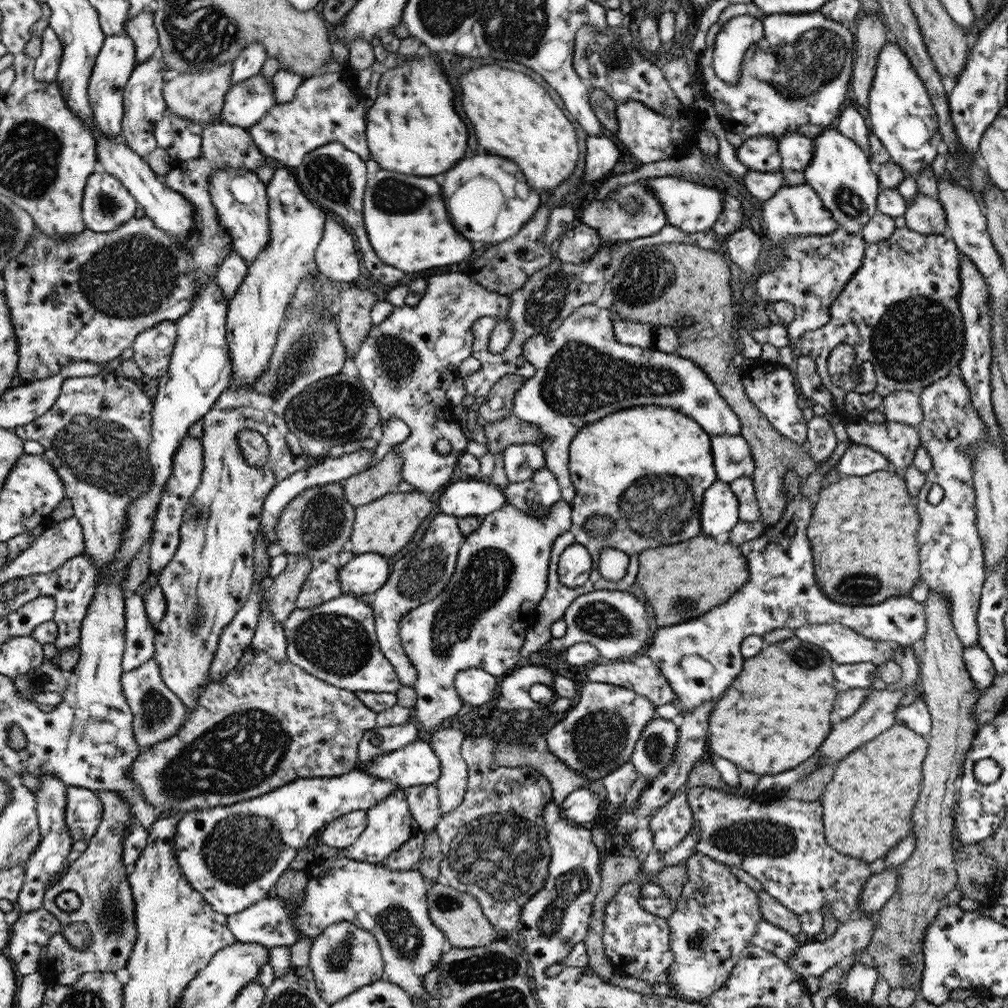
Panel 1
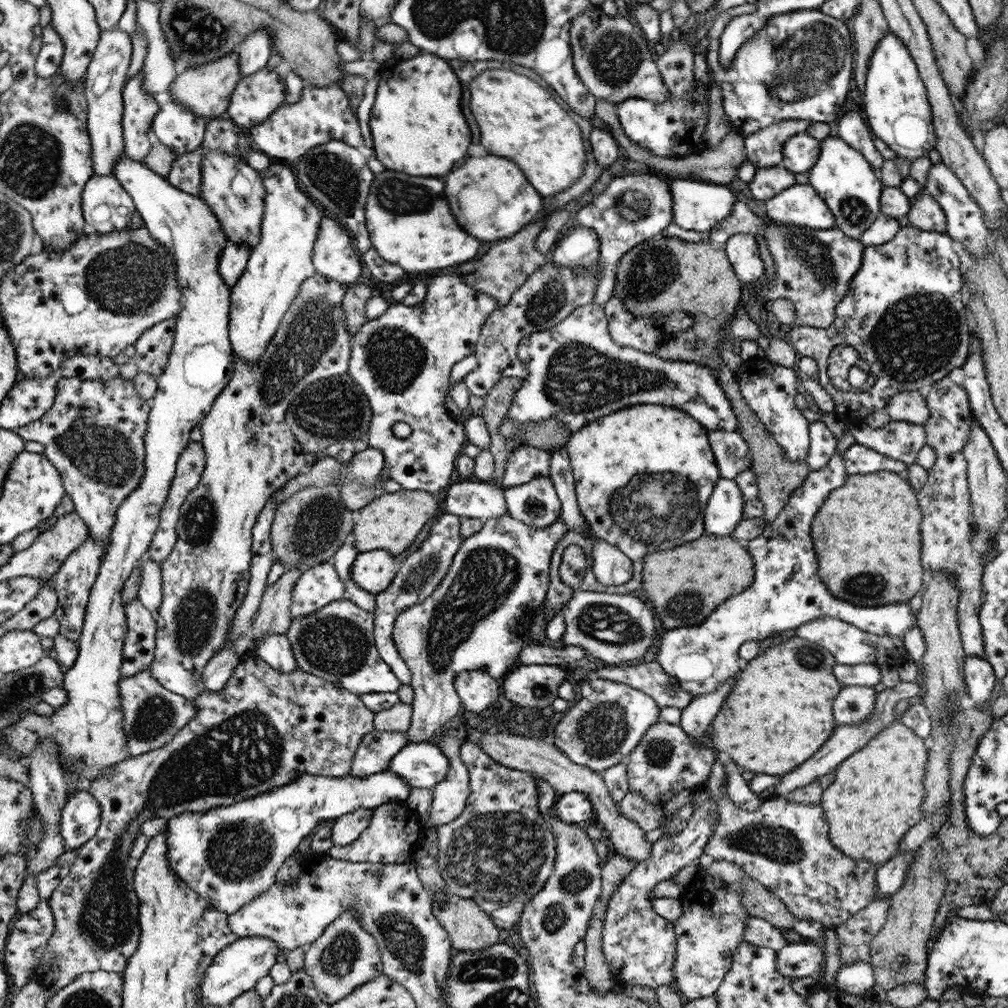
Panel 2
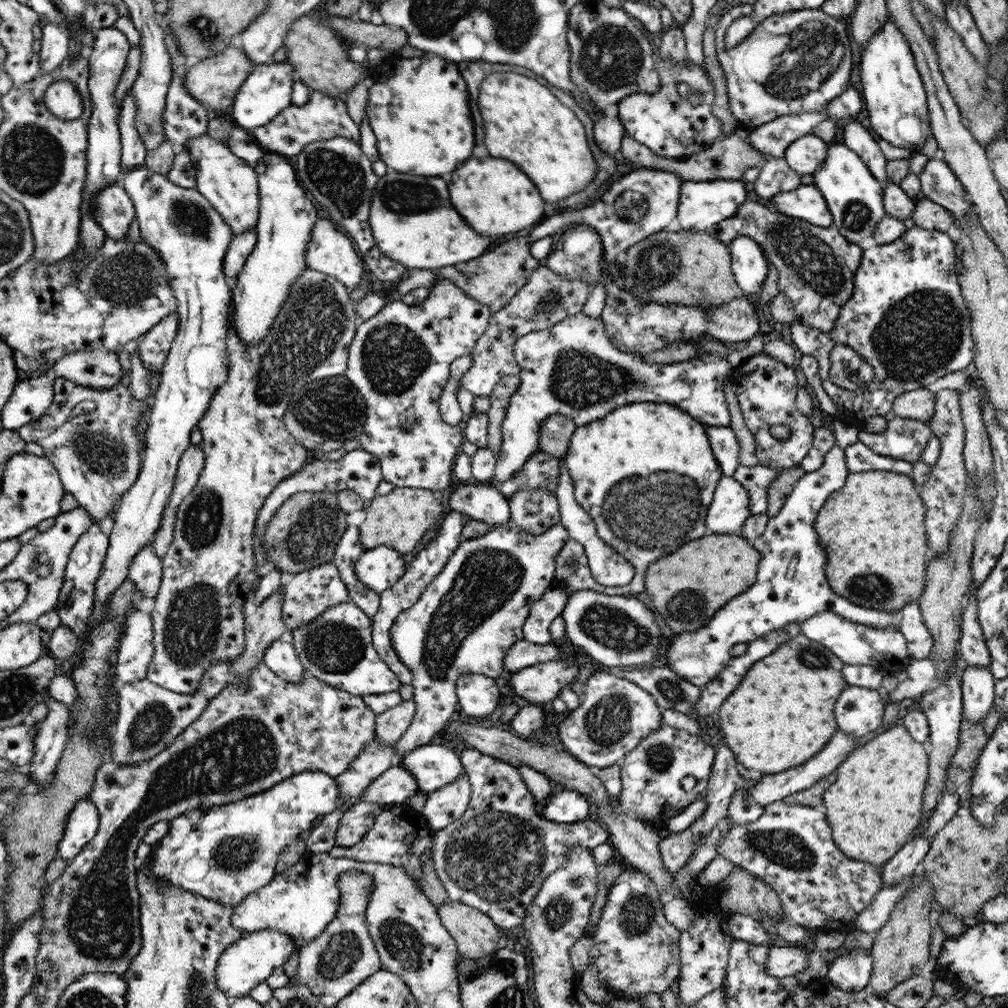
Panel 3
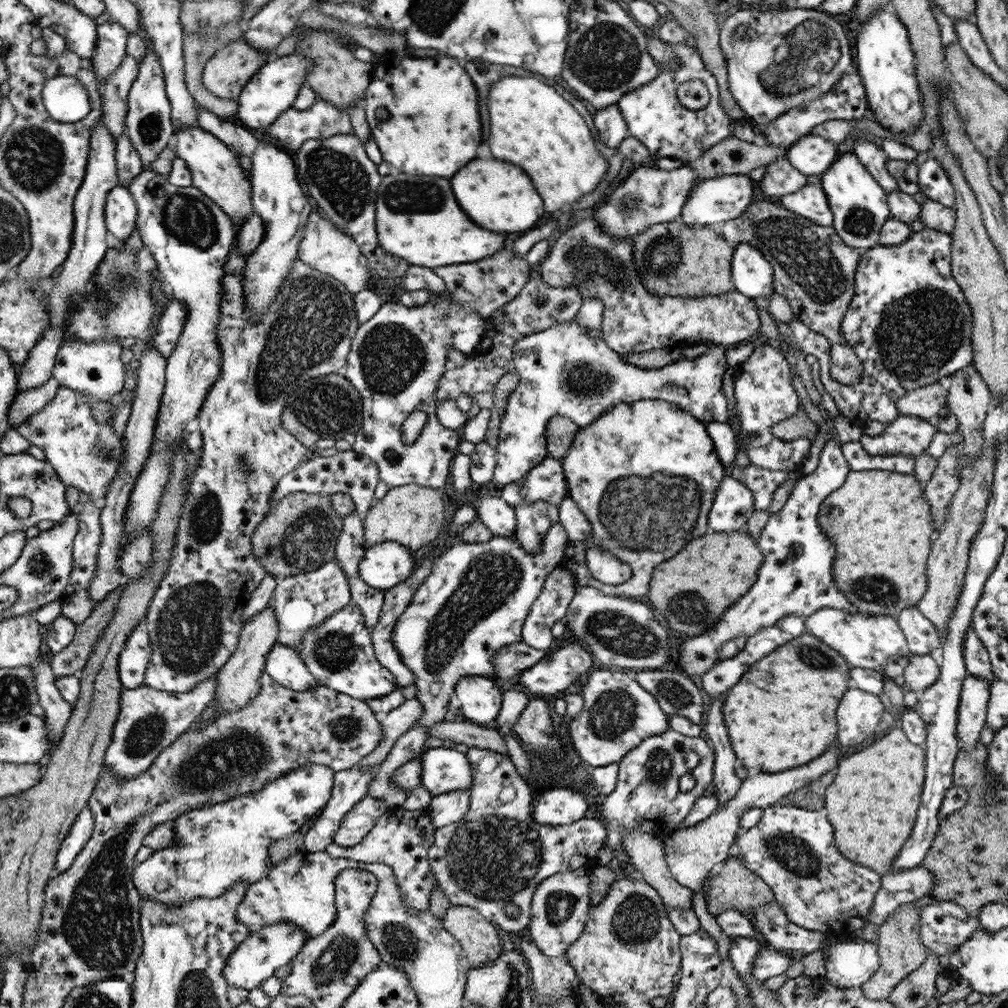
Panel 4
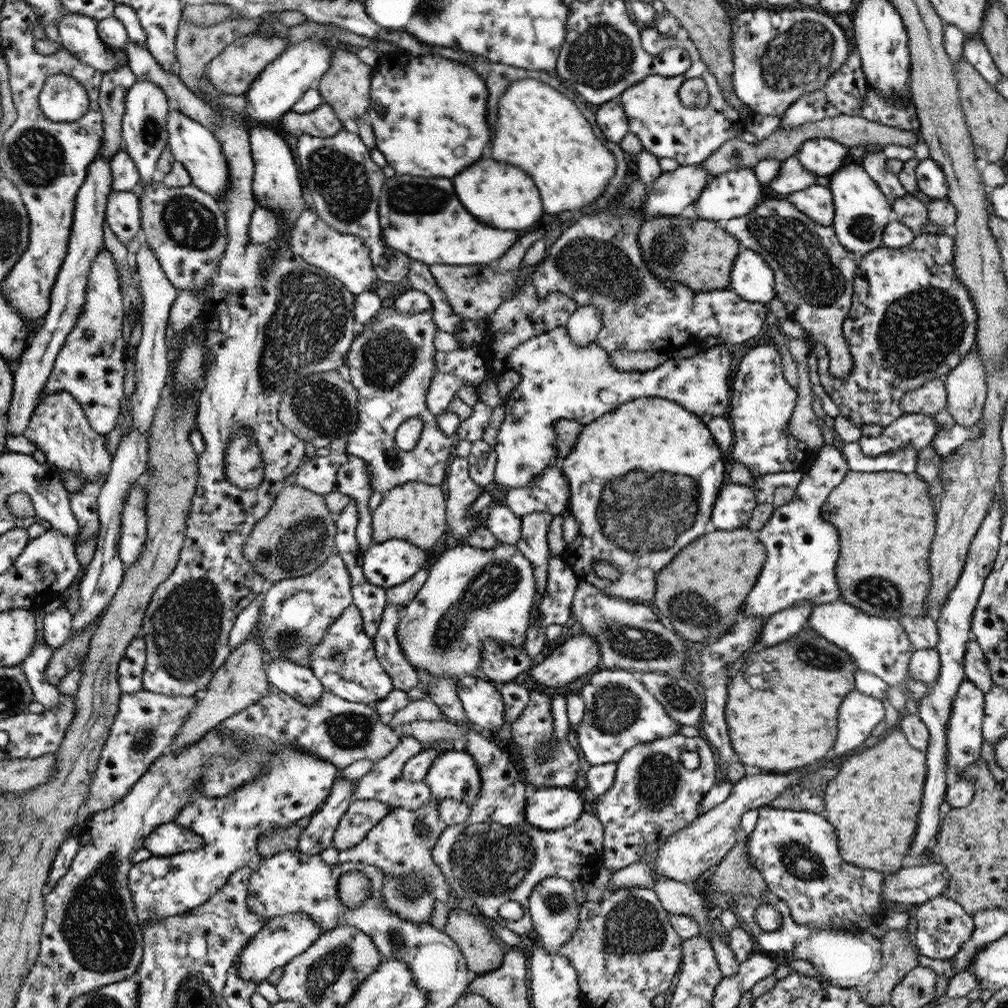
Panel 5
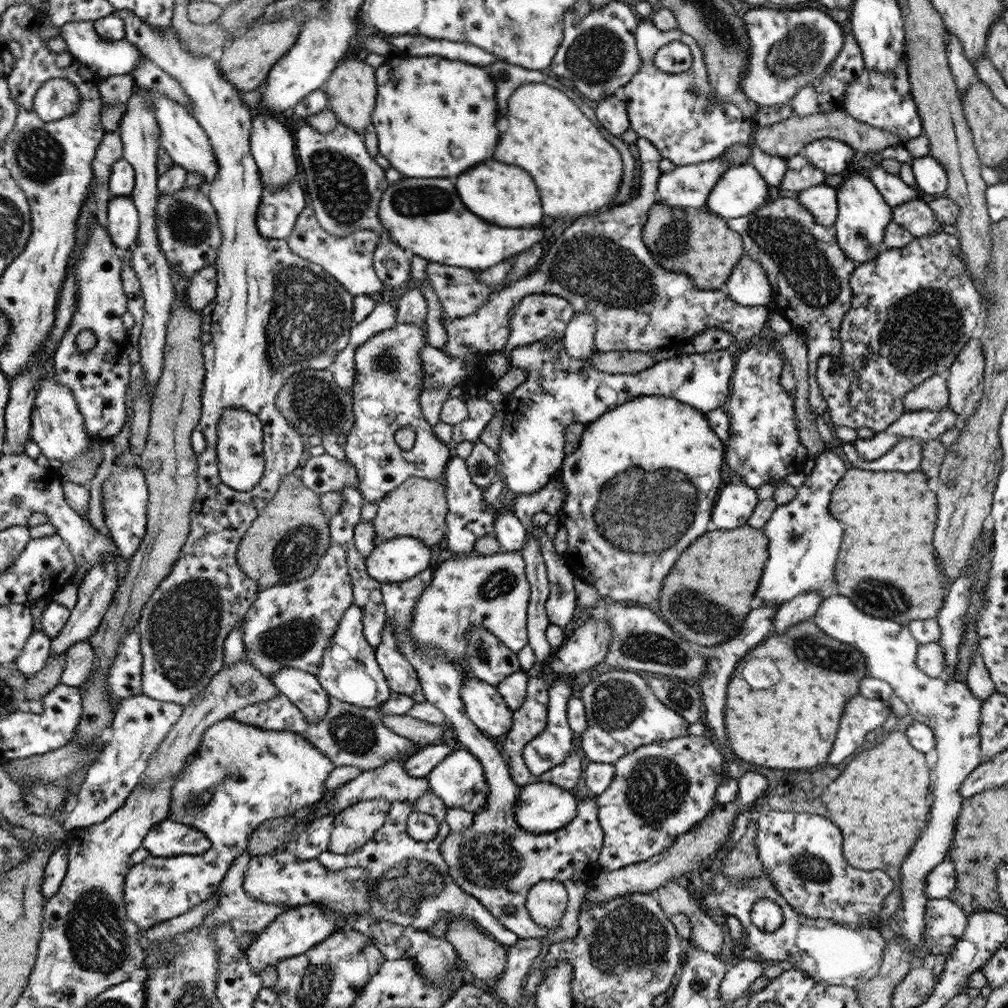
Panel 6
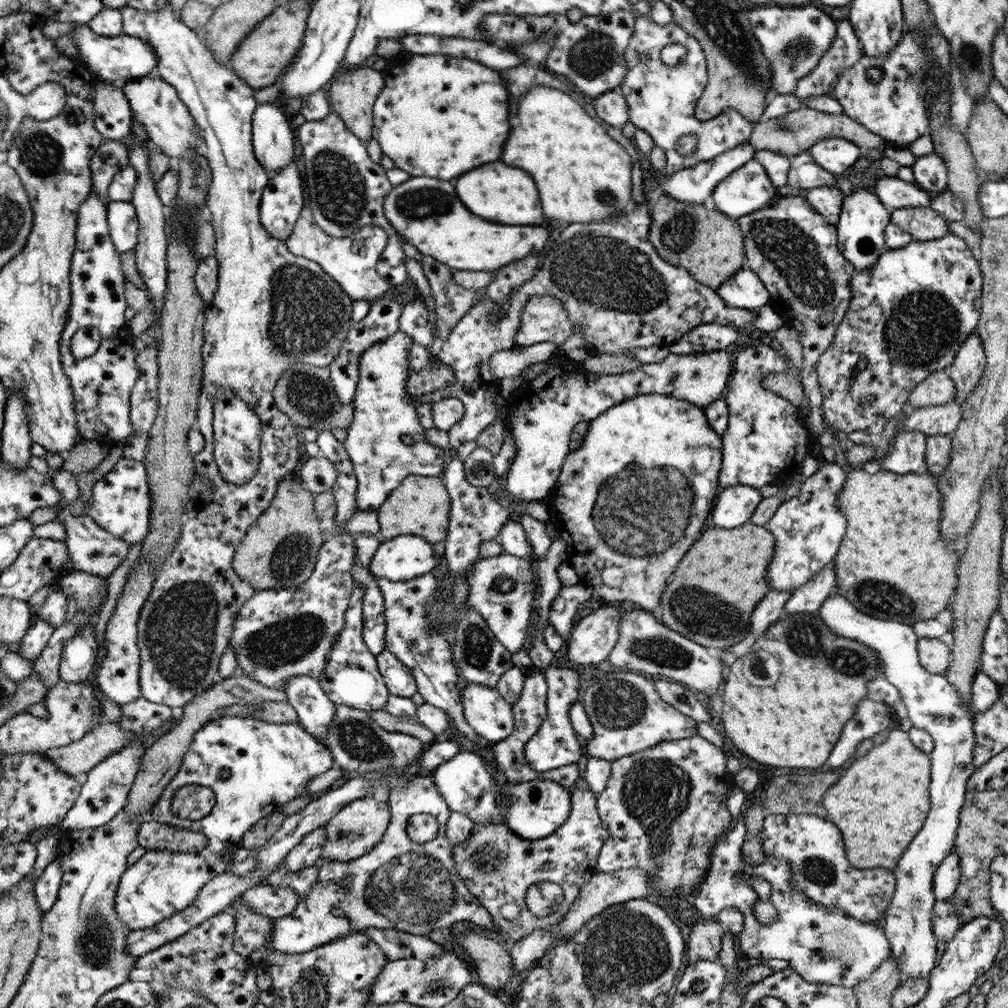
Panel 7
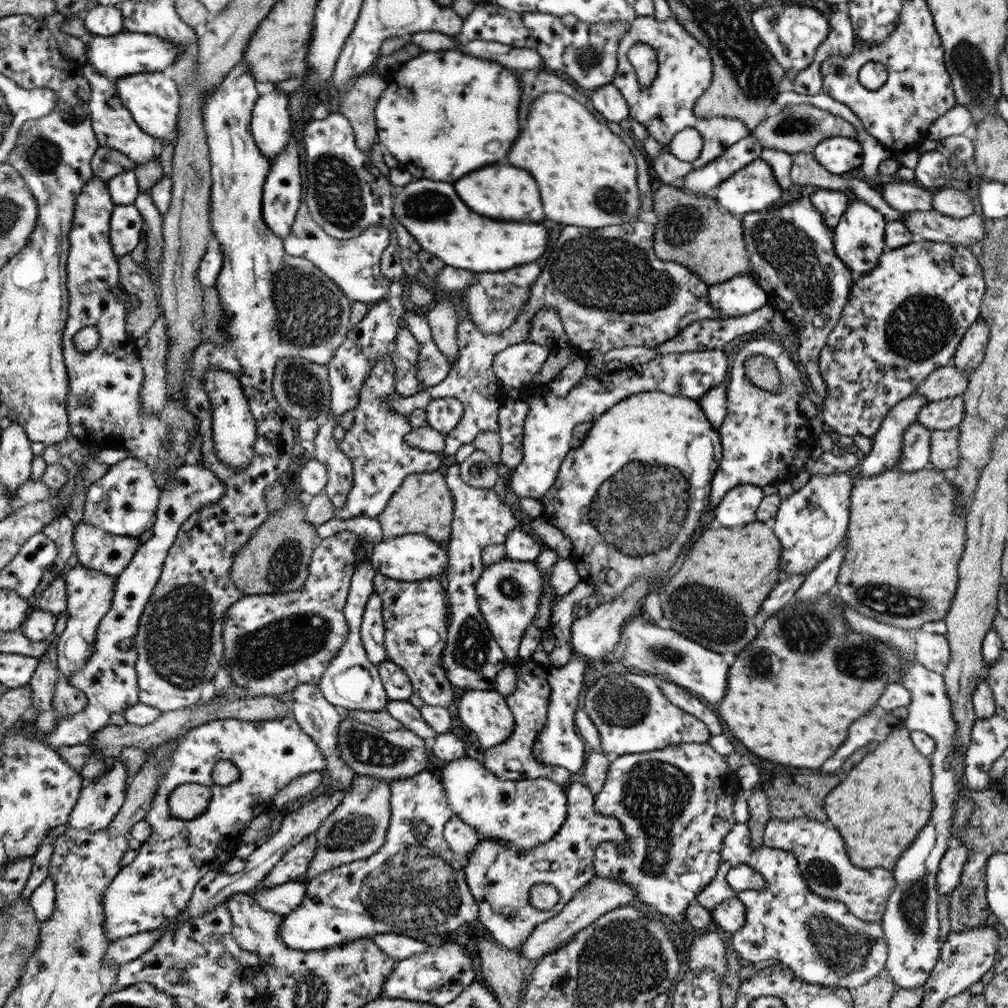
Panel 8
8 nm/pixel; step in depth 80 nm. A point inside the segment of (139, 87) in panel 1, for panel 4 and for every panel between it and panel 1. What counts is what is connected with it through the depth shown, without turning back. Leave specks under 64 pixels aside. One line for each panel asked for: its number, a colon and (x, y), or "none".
2: (140, 107)
3: (134, 152)
4: (130, 165)

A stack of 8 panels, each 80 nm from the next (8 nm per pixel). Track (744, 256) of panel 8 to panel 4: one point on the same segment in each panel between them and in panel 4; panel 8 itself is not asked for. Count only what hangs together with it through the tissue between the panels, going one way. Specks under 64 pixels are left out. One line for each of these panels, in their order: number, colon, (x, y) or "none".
4: (681, 260)
5: (694, 252)
6: (701, 246)
7: (709, 244)

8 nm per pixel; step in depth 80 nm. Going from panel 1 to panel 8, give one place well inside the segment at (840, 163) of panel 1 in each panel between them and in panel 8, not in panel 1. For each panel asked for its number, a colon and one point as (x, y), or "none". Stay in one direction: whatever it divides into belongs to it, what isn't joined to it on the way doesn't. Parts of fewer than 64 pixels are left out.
2: (850, 187)
3: (854, 196)
4: (858, 203)
5: (862, 210)
6: (863, 215)
7: (862, 223)
8: (859, 238)

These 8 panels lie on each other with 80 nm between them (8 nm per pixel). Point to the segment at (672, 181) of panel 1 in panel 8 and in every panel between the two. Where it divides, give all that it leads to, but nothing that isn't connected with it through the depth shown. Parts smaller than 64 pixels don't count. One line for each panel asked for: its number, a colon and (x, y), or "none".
2: (698, 205)
3: (702, 205)
4: (720, 199)
5: (735, 193)
6: (741, 190)
7: (746, 189)
8: (753, 188)

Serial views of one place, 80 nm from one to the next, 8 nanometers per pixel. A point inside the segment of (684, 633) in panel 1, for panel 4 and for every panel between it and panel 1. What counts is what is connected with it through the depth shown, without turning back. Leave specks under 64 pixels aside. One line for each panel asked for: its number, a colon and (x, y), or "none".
2: (786, 592)
3: (791, 586)
4: (795, 577)

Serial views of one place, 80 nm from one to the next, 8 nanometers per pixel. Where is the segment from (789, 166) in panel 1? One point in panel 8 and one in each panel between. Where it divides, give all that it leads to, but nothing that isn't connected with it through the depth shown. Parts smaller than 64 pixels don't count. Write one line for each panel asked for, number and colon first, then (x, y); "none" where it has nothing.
2: (800, 152)
3: (807, 153)
4: (811, 155)
5: (820, 156)
6: (831, 156)
7: (835, 154)
8: (837, 154)

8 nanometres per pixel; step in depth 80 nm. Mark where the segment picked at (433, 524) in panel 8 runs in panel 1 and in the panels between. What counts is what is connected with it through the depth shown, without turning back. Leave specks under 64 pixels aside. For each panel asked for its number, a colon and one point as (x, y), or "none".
1: (385, 525)
2: (391, 522)
3: (399, 519)
4: (413, 515)
5: (415, 511)
6: (417, 508)
7: (421, 506)

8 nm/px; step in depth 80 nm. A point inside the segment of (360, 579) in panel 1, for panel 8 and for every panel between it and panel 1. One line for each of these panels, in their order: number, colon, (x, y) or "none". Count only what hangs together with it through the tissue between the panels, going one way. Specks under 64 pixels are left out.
2: (373, 571)
3: (379, 568)
4: (383, 566)
5: (387, 564)
6: (399, 559)
7: (401, 559)
8: (413, 557)

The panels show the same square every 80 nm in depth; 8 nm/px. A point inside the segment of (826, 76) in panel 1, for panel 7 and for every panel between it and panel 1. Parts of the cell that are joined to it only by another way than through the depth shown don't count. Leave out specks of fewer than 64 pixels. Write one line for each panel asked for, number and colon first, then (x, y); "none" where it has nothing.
2: (797, 67)
3: (799, 61)
4: (786, 58)
5: (779, 56)
6: (790, 48)
7: (793, 38)

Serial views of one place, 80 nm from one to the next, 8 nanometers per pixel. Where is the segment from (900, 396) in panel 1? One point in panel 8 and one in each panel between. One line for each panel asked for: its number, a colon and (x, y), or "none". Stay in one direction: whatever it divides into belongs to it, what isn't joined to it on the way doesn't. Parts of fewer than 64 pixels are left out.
2: (910, 406)
3: (919, 404)
4: (925, 402)
5: (930, 398)
6: (933, 394)
7: (937, 389)
8: (946, 382)

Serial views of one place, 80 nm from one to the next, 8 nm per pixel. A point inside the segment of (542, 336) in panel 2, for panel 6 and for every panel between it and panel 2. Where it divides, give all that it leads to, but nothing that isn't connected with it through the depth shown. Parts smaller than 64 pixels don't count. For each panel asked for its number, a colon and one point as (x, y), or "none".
3: (568, 369)
4: (567, 370)
5: (561, 380)
6: (560, 390)

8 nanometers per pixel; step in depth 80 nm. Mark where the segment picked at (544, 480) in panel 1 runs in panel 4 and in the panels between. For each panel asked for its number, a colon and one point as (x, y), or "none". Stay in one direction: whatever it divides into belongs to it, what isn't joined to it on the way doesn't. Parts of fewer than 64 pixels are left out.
2: (537, 503)
3: (535, 510)
4: (533, 520)

